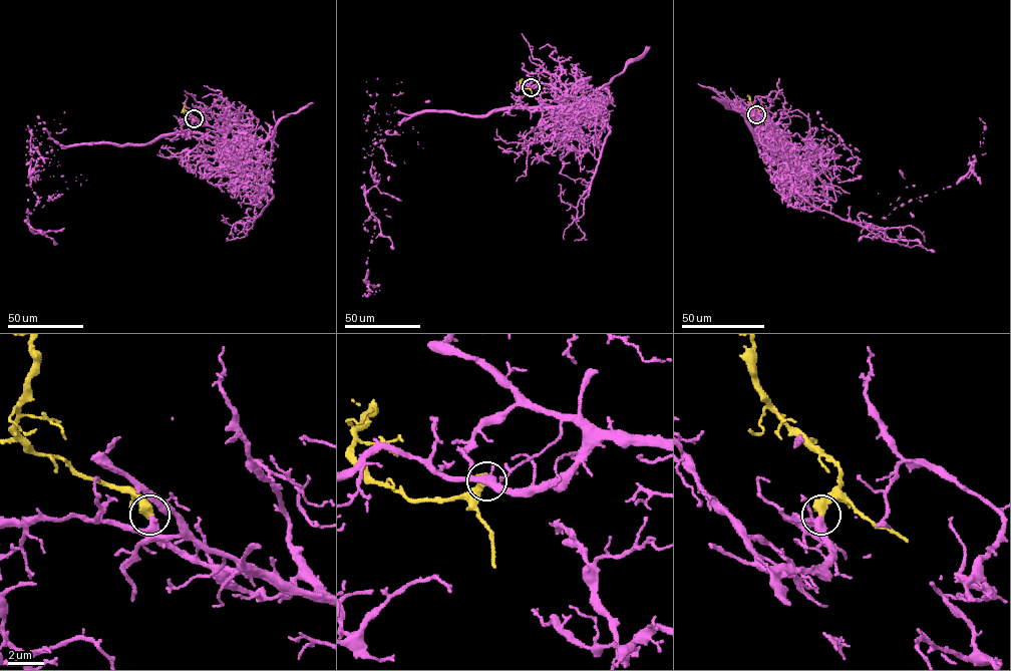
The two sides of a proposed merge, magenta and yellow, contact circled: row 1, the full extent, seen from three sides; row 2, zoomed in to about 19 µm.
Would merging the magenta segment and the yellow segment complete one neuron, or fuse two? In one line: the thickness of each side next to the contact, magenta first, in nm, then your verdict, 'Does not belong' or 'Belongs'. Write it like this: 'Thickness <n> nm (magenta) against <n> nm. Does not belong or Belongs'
Thickness 320 nm (magenta) against 550 nm. Belongs

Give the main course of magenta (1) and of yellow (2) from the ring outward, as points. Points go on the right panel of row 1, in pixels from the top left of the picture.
1: (756, 114), (757, 126), (799, 147), (815, 177), (861, 178), (896, 208), (968, 178), (982, 153), (979, 117)
2: (756, 114), (758, 109), (747, 96)

